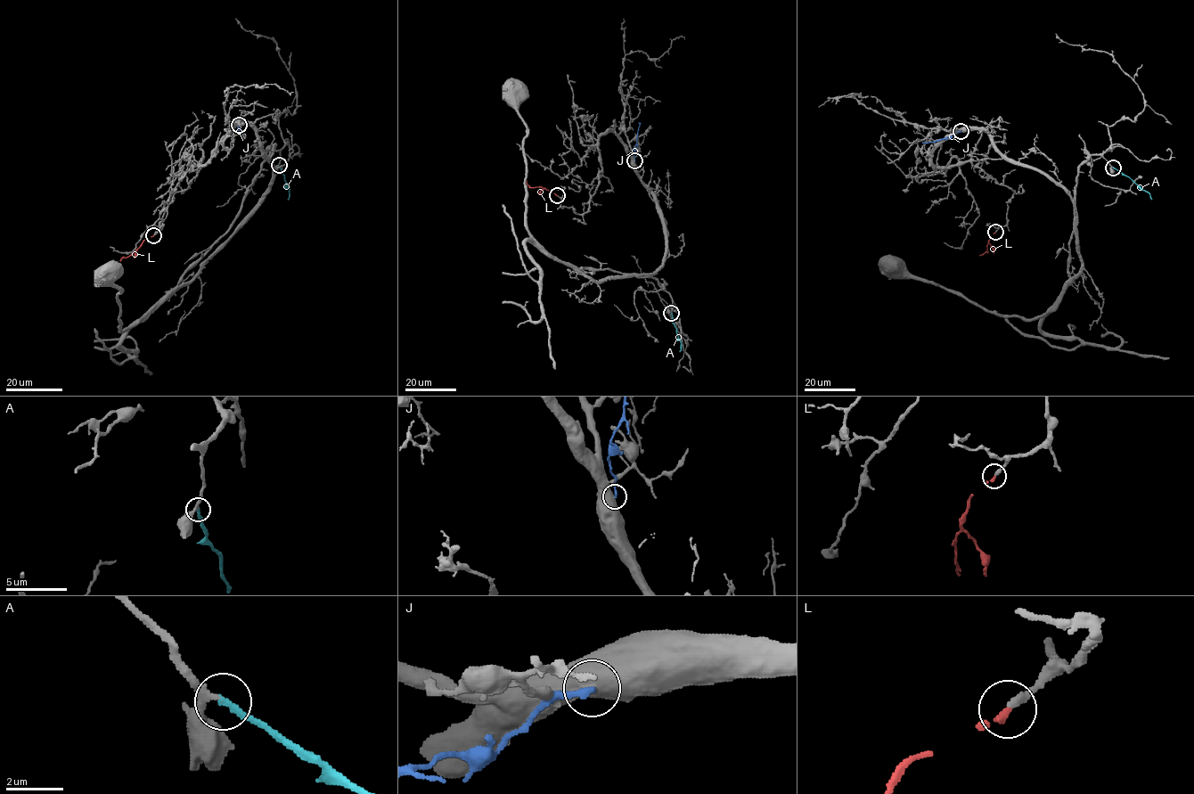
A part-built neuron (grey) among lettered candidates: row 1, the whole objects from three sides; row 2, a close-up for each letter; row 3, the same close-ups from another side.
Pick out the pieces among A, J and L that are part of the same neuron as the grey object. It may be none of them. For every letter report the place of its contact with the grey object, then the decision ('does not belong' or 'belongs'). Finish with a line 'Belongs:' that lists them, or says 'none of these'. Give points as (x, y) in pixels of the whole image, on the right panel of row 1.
A: (1113, 167) | belongs
J: (960, 131) | does not belong
L: (995, 232) | belongs
Belongs: A, L

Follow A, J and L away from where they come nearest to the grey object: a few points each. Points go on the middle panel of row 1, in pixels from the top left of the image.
A: (671, 313), (680, 341), (680, 352)
J: (634, 160), (633, 147), (641, 122)
L: (557, 195), (542, 187), (530, 187), (526, 179)

